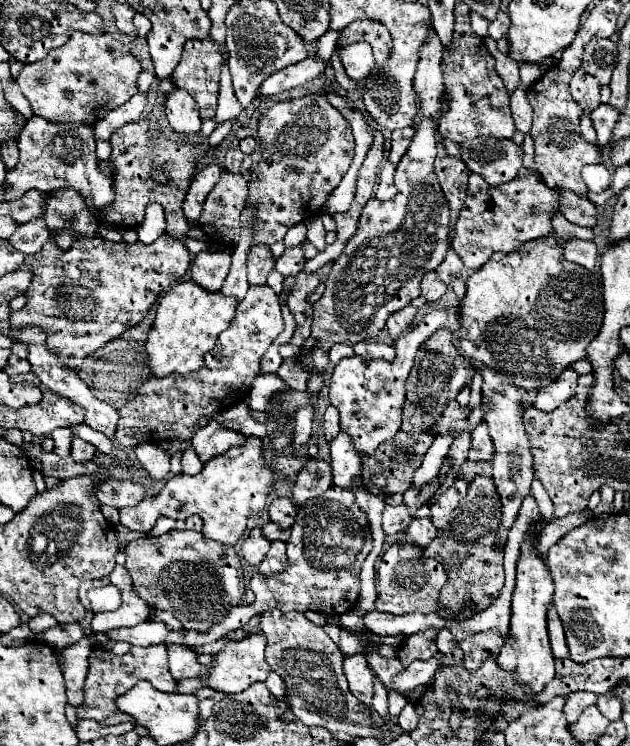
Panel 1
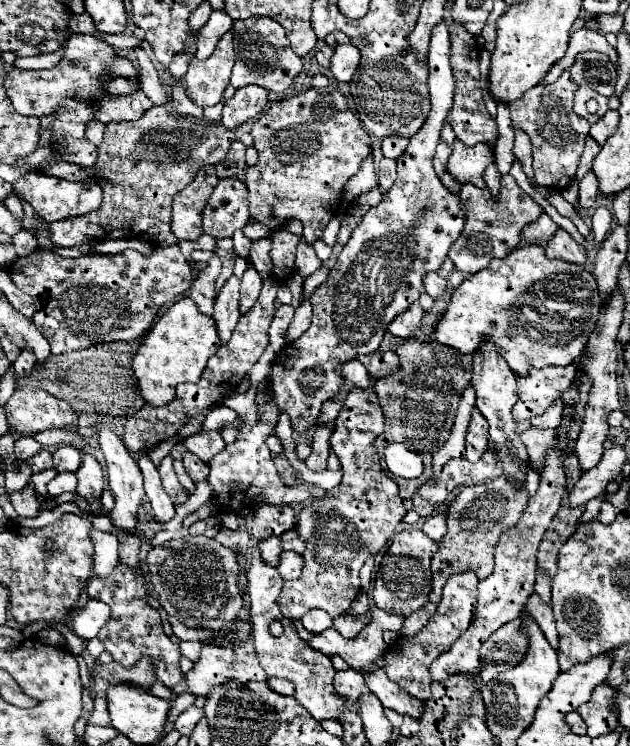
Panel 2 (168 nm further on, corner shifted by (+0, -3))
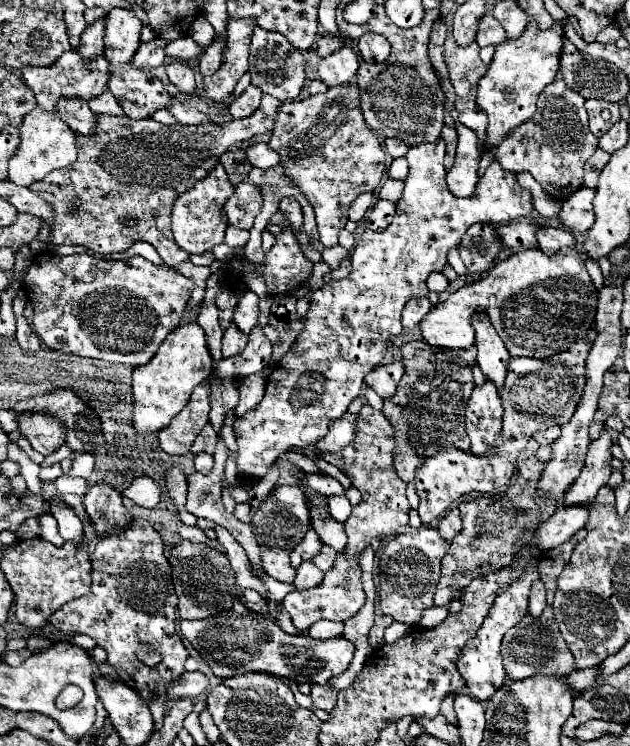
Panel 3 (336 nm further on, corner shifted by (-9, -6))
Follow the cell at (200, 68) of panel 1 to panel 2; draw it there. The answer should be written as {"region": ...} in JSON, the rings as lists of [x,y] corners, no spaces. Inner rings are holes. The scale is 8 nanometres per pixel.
{"region":[[[228,31],[212,57],[206,61],[198,61],[196,57],[190,59],[188,73],[184,75],[186,93],[198,107],[216,105],[222,99],[226,85],[230,83],[230,73],[234,67],[234,47],[232,47],[232,31]]]}

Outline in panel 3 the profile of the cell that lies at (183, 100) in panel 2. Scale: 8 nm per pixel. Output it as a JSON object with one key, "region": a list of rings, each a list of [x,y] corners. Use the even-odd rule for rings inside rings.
{"region":[[[185,62],[169,64],[167,66],[167,76],[183,94],[193,94],[195,92],[195,76],[193,76],[193,70]]]}

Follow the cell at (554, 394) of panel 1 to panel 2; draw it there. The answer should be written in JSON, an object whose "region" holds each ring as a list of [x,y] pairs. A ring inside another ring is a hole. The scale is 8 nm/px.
{"region":[[[558,399],[544,415],[532,417],[530,419],[530,425],[532,427],[538,427],[538,429],[556,429],[560,425],[560,411],[562,411],[560,407],[562,407],[562,401]]]}

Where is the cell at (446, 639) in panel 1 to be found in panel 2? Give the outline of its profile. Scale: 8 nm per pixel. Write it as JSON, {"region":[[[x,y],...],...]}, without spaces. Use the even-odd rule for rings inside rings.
{"region":[[[500,475],[480,485],[464,487],[448,505],[448,533],[442,537],[438,551],[432,557],[432,591],[430,601],[440,601],[446,579],[454,573],[472,571],[478,579],[484,579],[494,569],[494,549],[500,535],[514,527],[526,509],[528,491],[524,487],[512,489],[508,477]]]}

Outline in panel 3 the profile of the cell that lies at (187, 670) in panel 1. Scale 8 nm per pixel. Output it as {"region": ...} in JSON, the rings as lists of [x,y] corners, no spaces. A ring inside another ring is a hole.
{"region":[[[135,518],[129,528],[105,532],[93,554],[91,592],[71,600],[59,608],[49,622],[63,634],[87,634],[107,650],[107,662],[127,672],[139,688],[139,694],[149,700],[155,718],[155,730],[161,728],[167,708],[167,688],[185,672],[183,664],[189,658],[175,630],[177,594],[171,582],[171,566],[163,554],[163,540],[157,530],[143,518]],[[141,646],[151,646],[161,654],[157,666],[145,666],[137,658]],[[155,690],[155,696],[151,694]]]}

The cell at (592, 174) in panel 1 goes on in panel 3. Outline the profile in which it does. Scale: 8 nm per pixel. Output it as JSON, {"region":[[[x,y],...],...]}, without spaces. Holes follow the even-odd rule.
{"region":[[[583,186],[563,202],[559,218],[571,232],[585,232],[595,224],[593,198],[595,198],[595,190]]]}

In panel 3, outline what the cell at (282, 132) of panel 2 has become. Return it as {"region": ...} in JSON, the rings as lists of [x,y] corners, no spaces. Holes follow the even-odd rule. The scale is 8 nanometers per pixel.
{"region":[[[333,86],[325,94],[281,104],[269,148],[279,154],[285,176],[293,180],[313,206],[321,244],[325,248],[337,246],[349,204],[359,194],[373,192],[381,184],[385,170],[385,152],[363,120],[357,86]]]}

